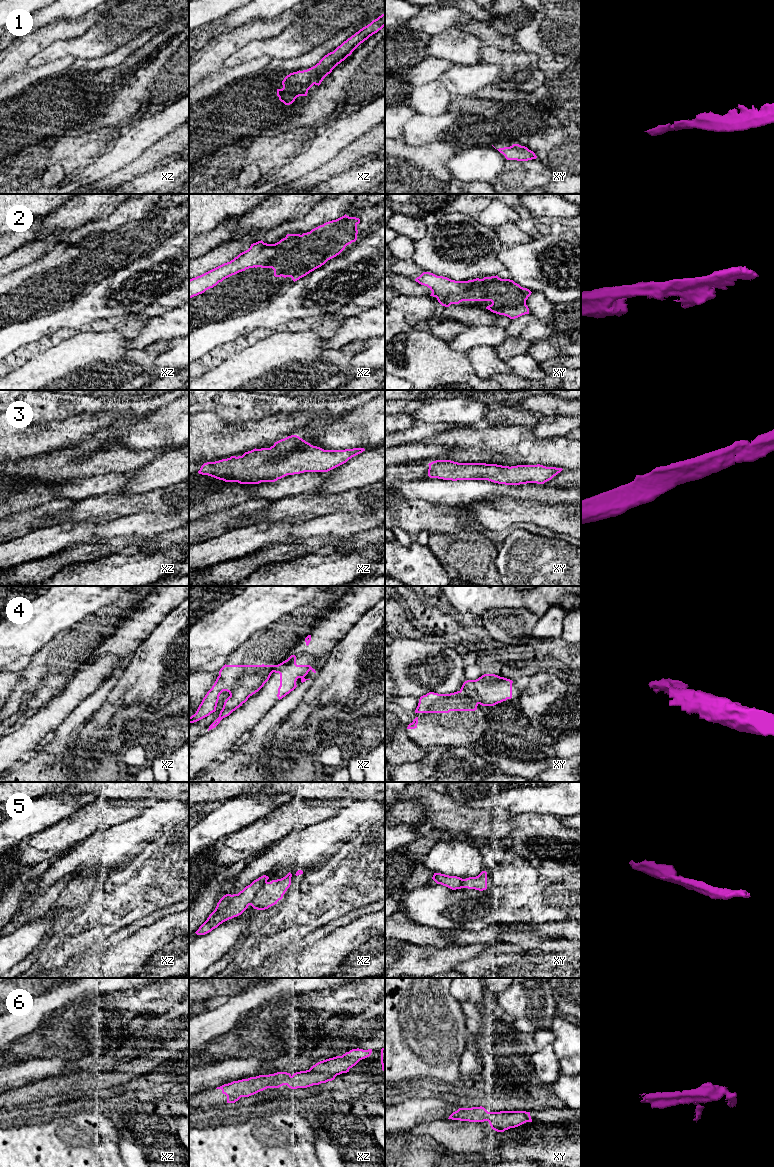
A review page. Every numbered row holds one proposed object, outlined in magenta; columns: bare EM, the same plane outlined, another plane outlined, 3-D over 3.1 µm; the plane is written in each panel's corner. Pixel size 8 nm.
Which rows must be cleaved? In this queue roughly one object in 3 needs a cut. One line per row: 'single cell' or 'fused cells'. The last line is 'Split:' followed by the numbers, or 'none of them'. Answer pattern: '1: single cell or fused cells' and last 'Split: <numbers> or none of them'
1: single cell
2: single cell
3: single cell
4: fused cells
5: fused cells
6: single cell
Split: 4, 5

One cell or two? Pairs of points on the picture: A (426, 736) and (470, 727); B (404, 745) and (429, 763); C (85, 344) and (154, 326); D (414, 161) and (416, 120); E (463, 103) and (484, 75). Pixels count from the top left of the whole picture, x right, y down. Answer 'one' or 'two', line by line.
A: one
B: two
C: two
D: two
E: two

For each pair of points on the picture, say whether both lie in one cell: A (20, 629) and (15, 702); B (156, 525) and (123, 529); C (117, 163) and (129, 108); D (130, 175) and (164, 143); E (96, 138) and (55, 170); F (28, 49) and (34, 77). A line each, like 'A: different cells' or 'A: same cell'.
A: different cells
B: same cell
C: different cells
D: same cell
E: same cell
F: same cell

